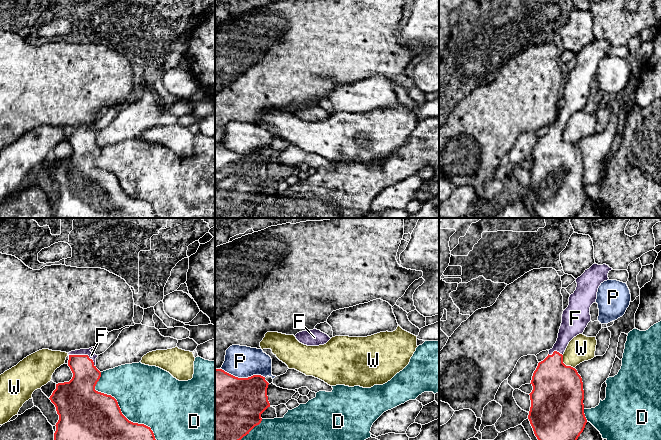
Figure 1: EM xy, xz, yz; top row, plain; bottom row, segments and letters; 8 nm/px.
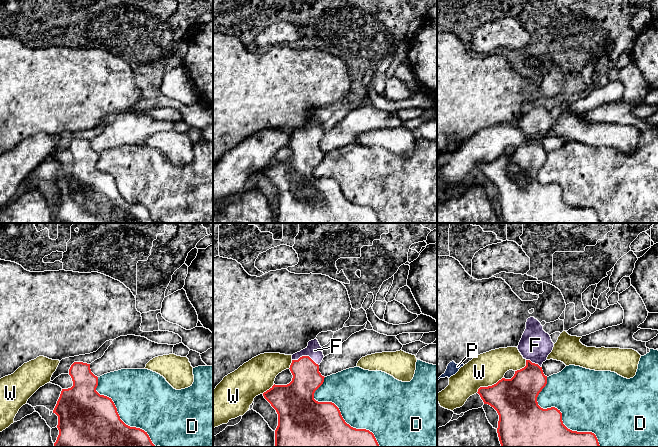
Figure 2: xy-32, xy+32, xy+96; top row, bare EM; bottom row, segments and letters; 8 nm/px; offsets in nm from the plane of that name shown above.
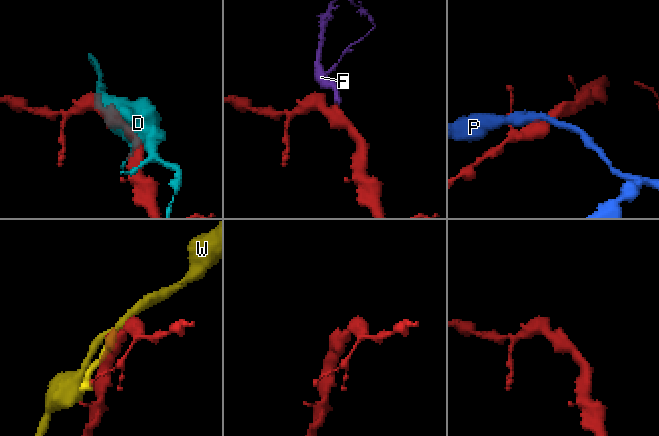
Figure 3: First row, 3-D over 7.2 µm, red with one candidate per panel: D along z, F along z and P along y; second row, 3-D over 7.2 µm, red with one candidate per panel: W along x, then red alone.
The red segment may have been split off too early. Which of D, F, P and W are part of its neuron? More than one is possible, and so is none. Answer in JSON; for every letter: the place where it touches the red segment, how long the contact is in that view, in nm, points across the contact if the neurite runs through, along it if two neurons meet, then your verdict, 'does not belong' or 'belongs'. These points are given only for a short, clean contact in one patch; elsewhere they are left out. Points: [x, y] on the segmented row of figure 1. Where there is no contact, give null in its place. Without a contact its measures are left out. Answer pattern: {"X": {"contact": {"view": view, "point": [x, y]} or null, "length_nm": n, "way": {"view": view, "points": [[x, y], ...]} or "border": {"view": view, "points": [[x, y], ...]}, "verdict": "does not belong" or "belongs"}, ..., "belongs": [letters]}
{"D": {"contact": {"view": "xy", "point": [119, 407]}, "length_nm": 700, "verdict": "does not belong"}, "F": {"contact": {"view": "xy", "point": [84, 355]}, "length_nm": 240, "way": {"view": "xy", "points": [[82, 385], [84, 380], [84, 355], [91, 355]]}, "verdict": "belongs"}, "P": {"contact": {"view": "xz", "point": [243, 378]}, "length_nm": 360, "verdict": "does not belong"}, "W": {"contact": {"view": "yz", "point": [564, 364]}, "length_nm": 150, "verdict": "does not belong"}, "belongs": ["F"]}

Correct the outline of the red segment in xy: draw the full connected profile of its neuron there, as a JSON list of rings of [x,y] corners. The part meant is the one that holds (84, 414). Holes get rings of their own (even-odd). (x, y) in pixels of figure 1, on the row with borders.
[[[93,347],[68,353],[73,377],[69,382],[56,384],[49,398],[59,415],[54,440],[156,440],[150,427],[133,423],[122,414],[114,397],[95,390],[101,372],[96,368],[98,355],[91,349]]]

